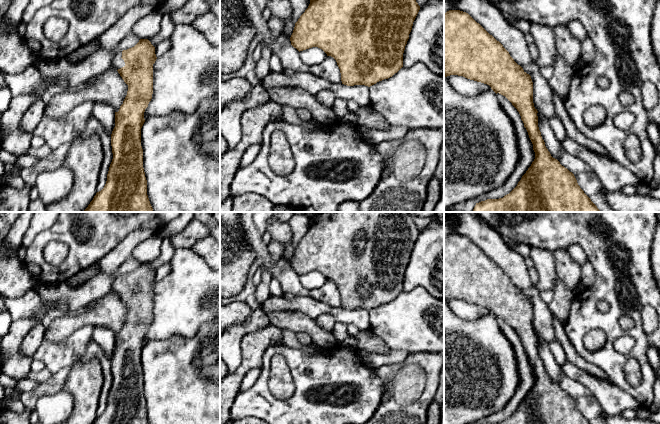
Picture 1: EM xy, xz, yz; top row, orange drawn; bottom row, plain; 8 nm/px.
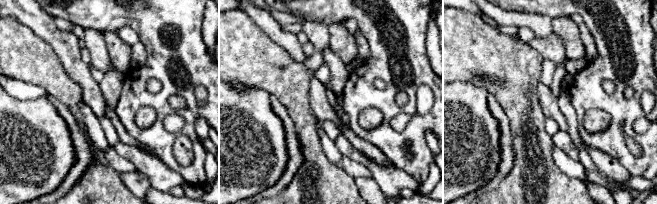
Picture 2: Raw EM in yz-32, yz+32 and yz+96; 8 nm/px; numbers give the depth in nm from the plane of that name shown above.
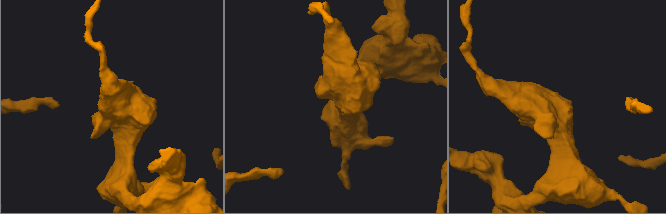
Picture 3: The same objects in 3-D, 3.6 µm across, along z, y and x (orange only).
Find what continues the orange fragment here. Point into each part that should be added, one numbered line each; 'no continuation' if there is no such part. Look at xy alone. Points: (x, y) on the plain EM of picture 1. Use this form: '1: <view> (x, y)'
1: xy (117, 285)

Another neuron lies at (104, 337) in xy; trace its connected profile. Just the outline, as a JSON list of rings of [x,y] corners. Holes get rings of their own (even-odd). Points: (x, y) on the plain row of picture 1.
[[[94,327],[93,339],[111,359],[115,351],[115,336],[112,331],[105,327]]]

